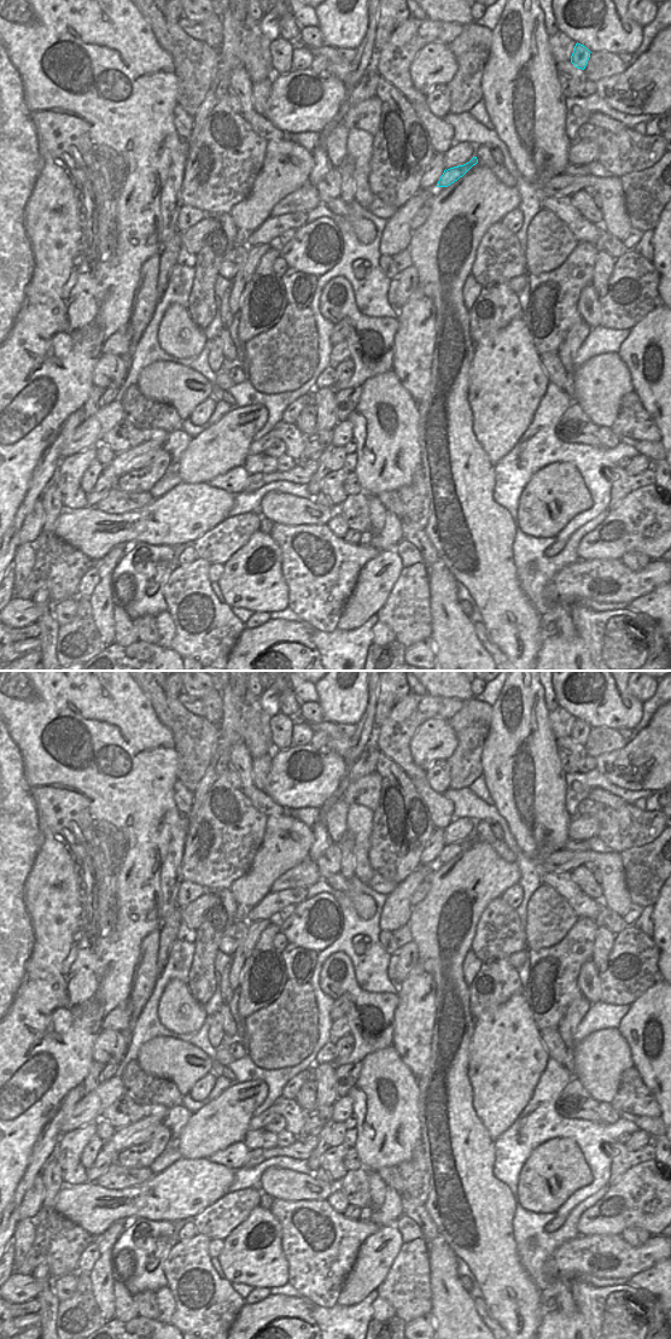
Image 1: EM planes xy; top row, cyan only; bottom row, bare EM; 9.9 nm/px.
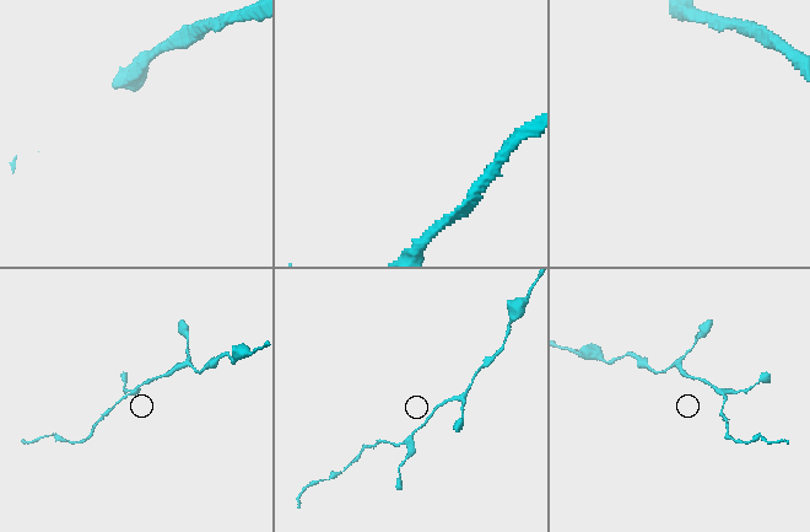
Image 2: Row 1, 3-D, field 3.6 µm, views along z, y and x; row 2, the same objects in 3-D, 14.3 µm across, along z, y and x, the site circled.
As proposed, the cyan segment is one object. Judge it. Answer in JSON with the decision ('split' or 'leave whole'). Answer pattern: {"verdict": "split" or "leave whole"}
{"verdict": "leave whole"}

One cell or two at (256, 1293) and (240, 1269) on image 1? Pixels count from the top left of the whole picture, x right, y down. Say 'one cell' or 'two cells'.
two cells

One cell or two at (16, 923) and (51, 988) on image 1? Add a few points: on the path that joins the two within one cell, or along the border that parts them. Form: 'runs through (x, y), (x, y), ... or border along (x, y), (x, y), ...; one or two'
runs through (16, 940), (16, 953), (35, 971); one

